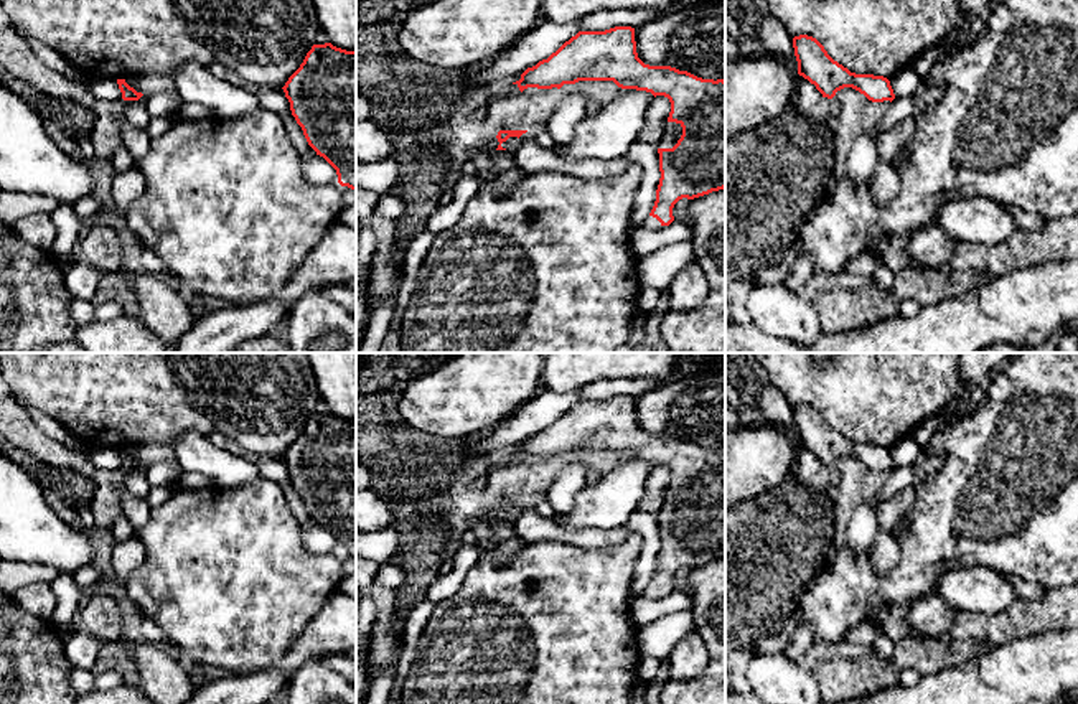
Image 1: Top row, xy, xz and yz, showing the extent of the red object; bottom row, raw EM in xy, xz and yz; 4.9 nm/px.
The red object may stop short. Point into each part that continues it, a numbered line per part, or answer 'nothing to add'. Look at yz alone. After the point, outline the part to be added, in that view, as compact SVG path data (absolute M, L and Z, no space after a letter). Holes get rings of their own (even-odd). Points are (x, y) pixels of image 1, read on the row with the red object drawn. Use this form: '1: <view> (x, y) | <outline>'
nothing to add

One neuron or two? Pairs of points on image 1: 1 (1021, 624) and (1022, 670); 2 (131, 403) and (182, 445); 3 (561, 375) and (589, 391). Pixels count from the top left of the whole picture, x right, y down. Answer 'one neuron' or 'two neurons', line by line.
1: two neurons
2: two neurons
3: two neurons

